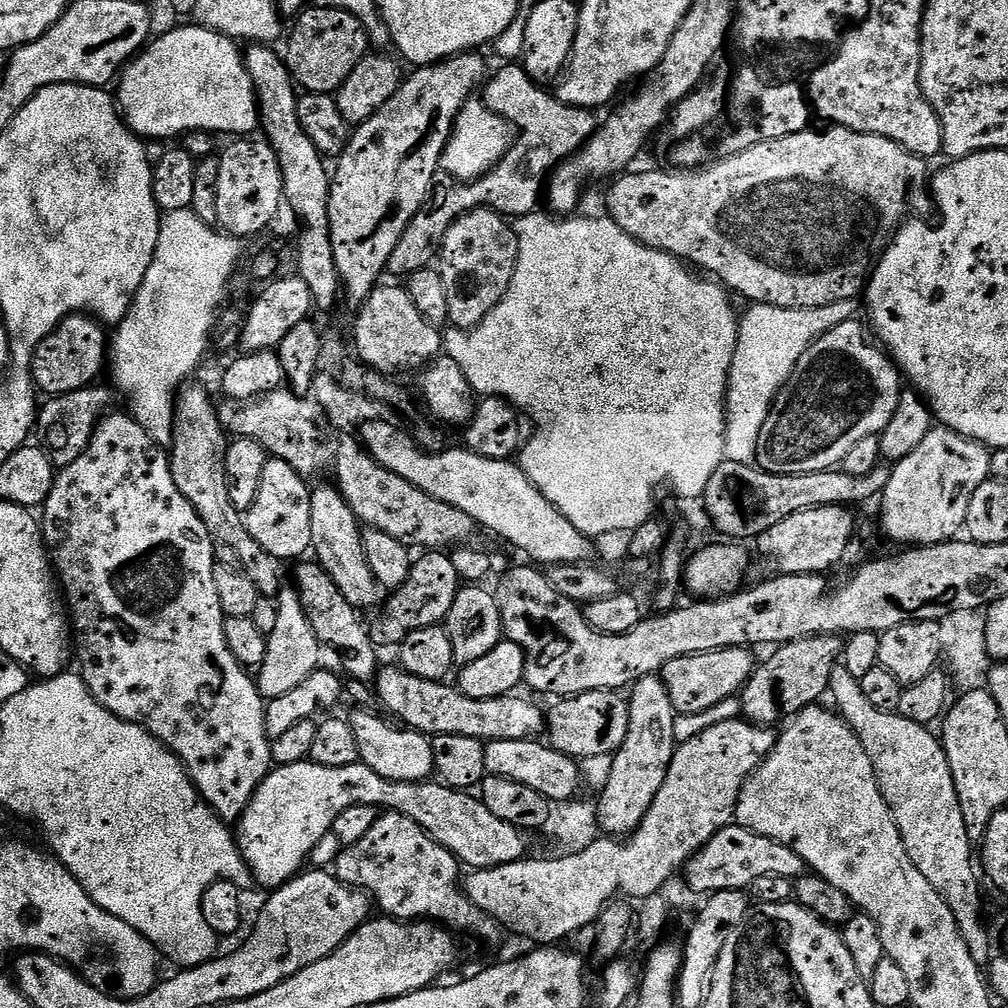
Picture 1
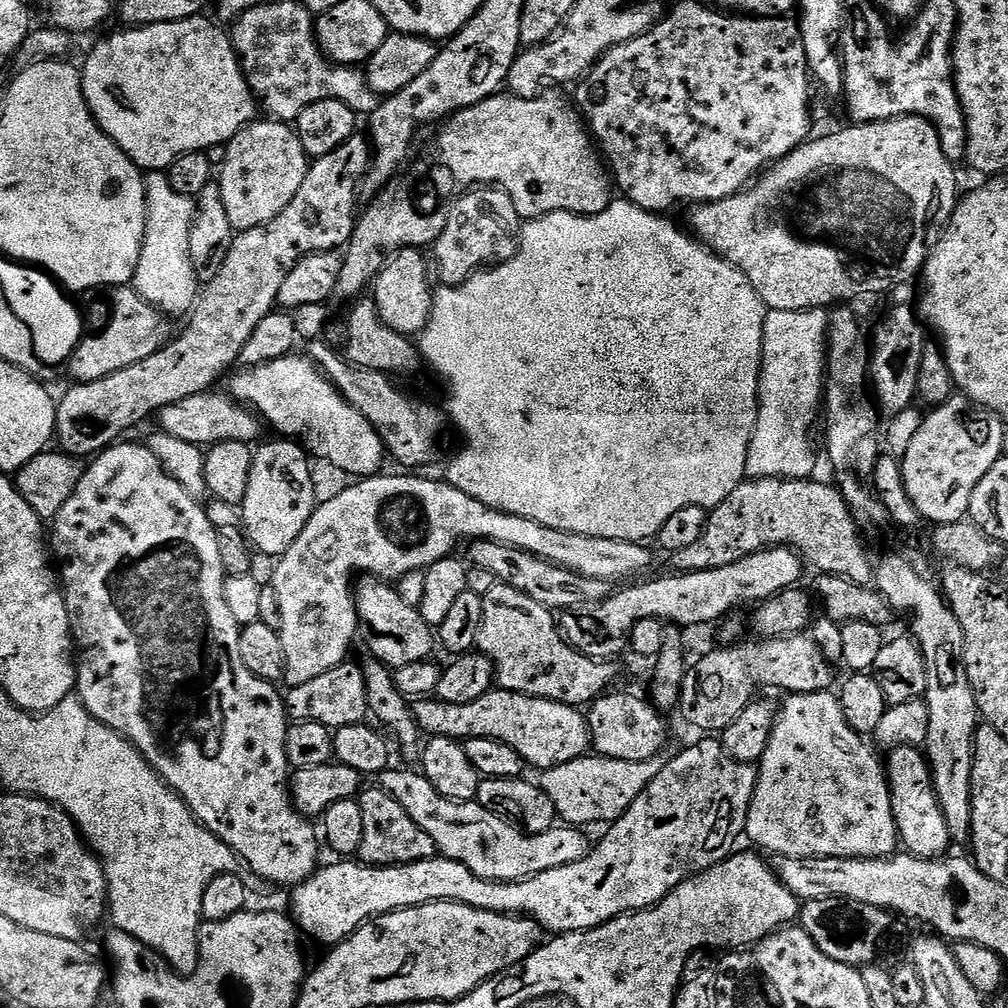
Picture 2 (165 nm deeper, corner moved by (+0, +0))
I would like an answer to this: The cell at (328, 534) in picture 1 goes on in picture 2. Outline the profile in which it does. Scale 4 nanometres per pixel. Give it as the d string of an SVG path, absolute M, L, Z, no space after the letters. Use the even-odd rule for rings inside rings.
M367 574L361 575L359 579L355 581L354 584L354 595L356 598L356 616L360 620L360 628L363 631L368 631L368 648L373 657L375 659L381 660L389 670L395 670L401 668L402 666L410 666L410 662L422 662L423 660L429 659L433 654L432 651L437 650L438 648L438 640L437 637L434 635L434 628L433 625L428 624L425 622L424 617L420 614L419 608L412 608L408 603L404 601L403 598L400 597L399 591L391 583L385 582L377 577L369 576Z

